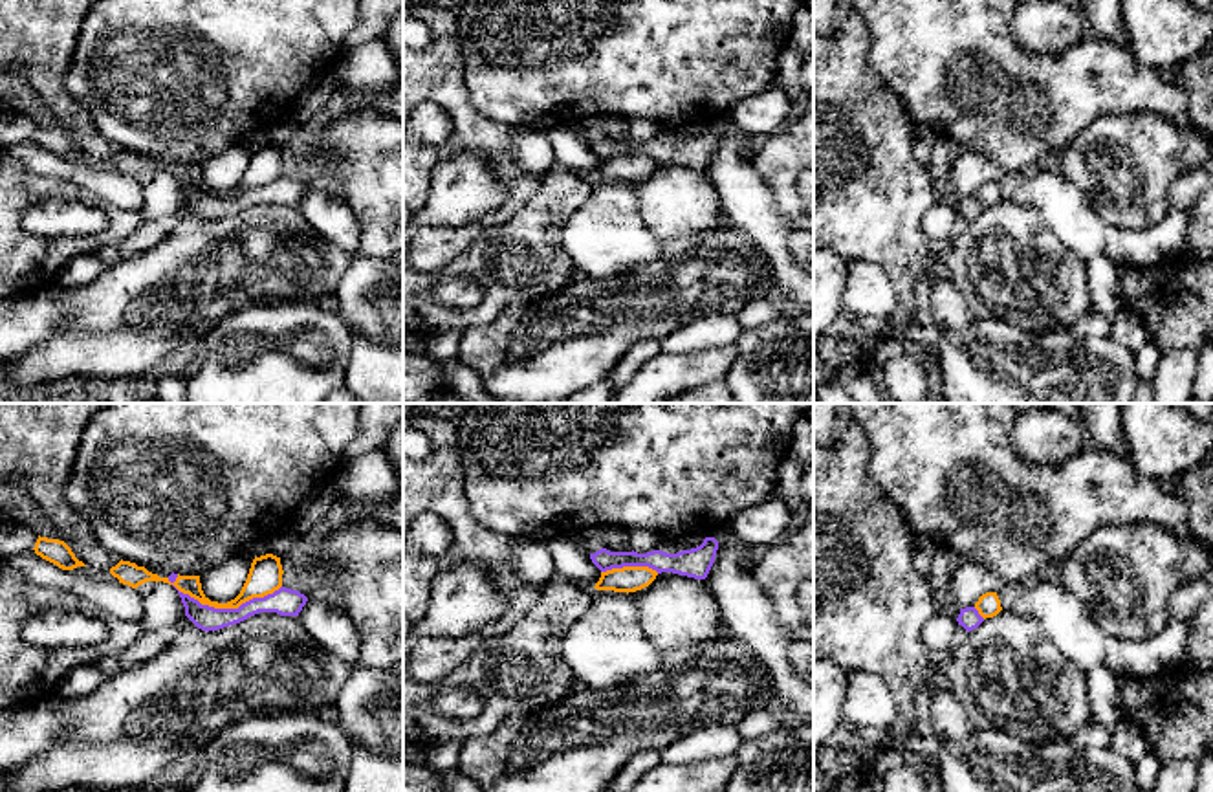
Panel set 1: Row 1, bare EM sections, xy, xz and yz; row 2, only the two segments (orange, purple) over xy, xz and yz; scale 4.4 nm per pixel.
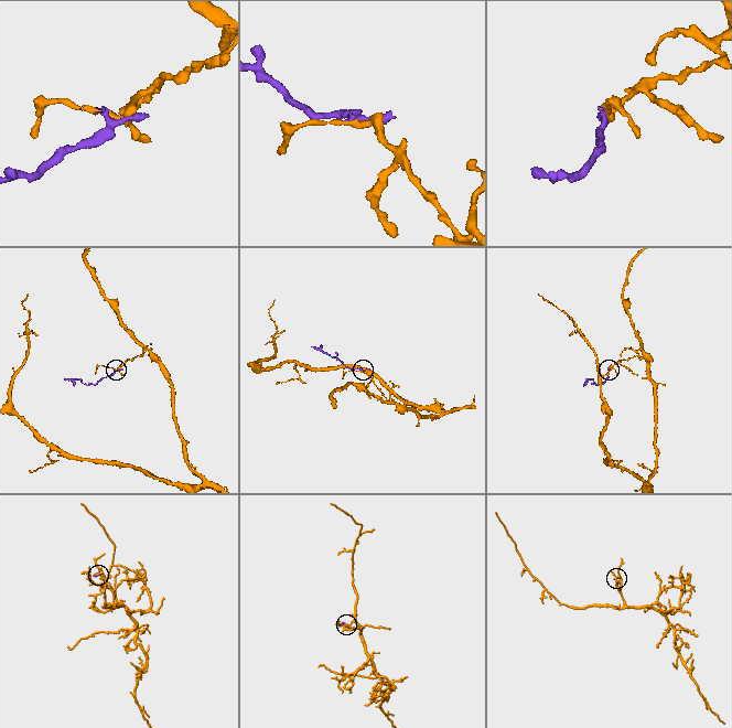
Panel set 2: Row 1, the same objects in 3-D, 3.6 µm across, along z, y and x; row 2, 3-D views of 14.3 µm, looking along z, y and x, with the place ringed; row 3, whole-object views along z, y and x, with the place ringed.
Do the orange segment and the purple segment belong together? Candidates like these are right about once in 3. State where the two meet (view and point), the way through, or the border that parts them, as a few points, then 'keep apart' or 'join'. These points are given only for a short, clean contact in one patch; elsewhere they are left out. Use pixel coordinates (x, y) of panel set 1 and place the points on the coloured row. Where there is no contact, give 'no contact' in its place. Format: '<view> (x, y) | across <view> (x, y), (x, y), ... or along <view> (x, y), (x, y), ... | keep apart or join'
xy (224, 607) | keep apart

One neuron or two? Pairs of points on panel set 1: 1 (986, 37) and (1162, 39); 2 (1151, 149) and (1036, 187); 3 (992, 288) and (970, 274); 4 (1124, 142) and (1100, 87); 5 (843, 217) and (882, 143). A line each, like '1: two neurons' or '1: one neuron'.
1: two neurons
2: two neurons
3: one neuron
4: two neurons
5: one neuron

